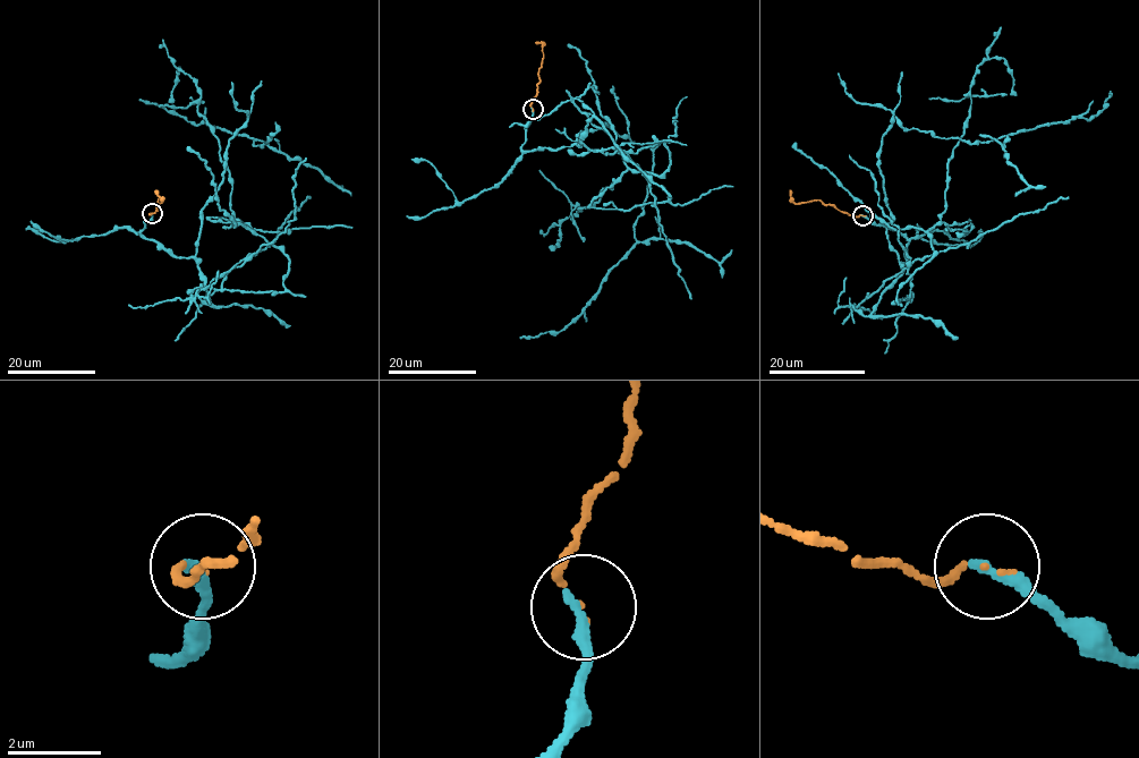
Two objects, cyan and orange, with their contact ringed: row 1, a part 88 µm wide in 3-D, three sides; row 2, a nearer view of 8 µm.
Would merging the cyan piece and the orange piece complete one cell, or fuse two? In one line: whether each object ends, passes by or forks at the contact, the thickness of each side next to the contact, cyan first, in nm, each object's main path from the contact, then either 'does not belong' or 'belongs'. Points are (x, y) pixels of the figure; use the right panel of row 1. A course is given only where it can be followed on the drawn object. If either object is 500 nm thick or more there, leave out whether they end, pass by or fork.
cyan ends; orange ends; calibres 280 and 120 nm; course cyan (863, 215), (908, 239), (867, 316), (933, 256), (977, 68), (1016, 95); course orange (863, 215), (839, 211), (818, 199), (796, 203), (790, 190); does not belong

